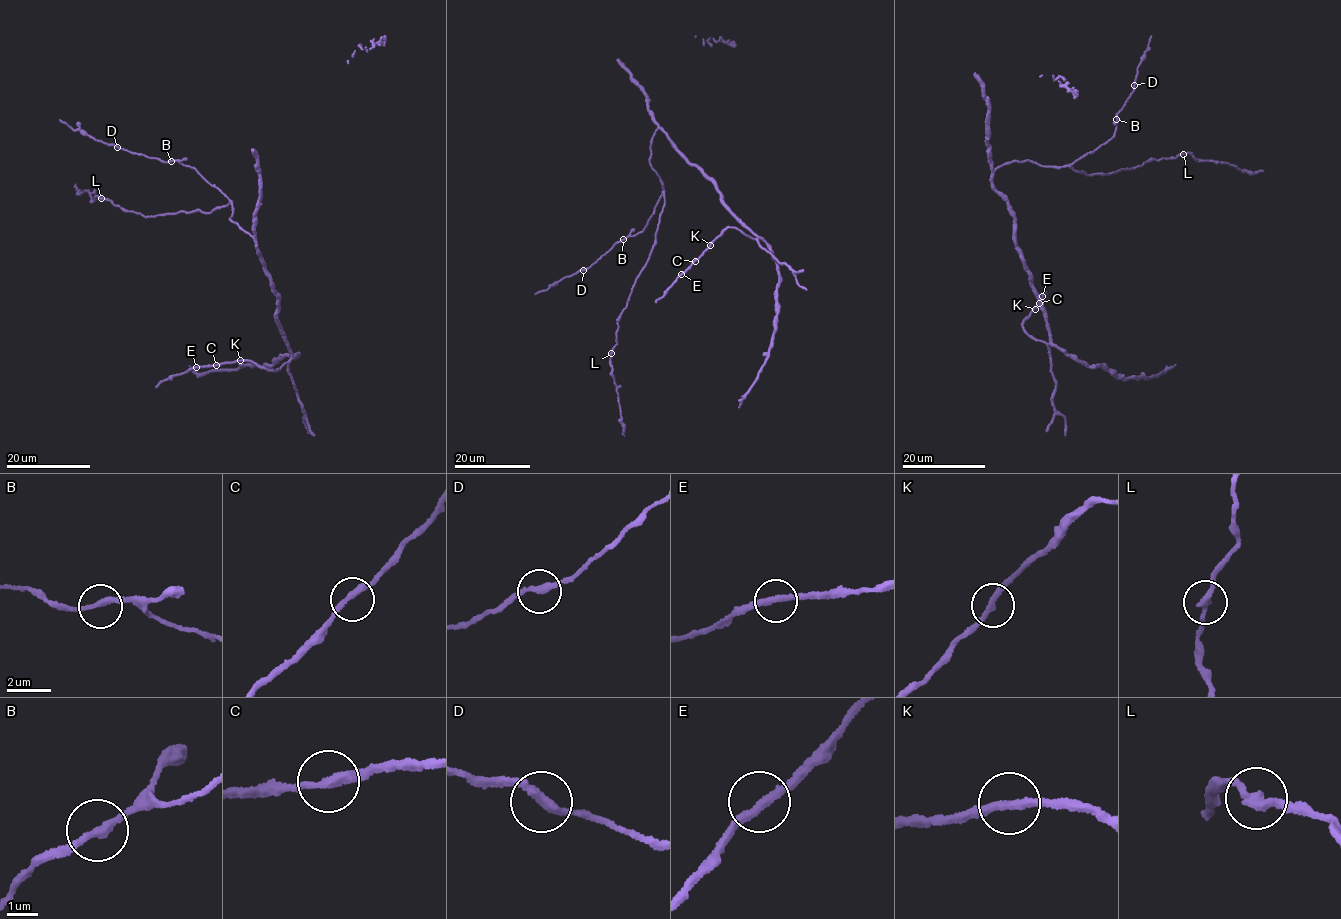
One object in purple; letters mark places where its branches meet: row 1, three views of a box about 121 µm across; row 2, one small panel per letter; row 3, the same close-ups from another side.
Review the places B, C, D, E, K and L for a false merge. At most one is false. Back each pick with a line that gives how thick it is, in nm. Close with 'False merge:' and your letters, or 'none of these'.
False merge: none of these

